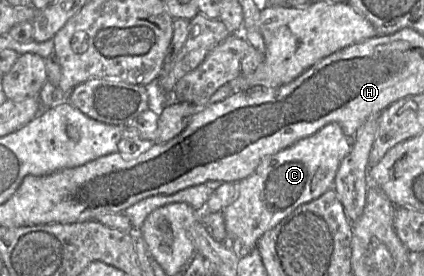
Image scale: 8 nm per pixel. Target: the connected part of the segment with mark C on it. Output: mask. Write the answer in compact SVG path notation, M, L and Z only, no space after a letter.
M331 123L266 157L252 175L237 183L236 199L222 211L231 247L239 255L252 251L263 234L297 207L333 189L338 167L351 148L352 141L343 133L340 125Z

